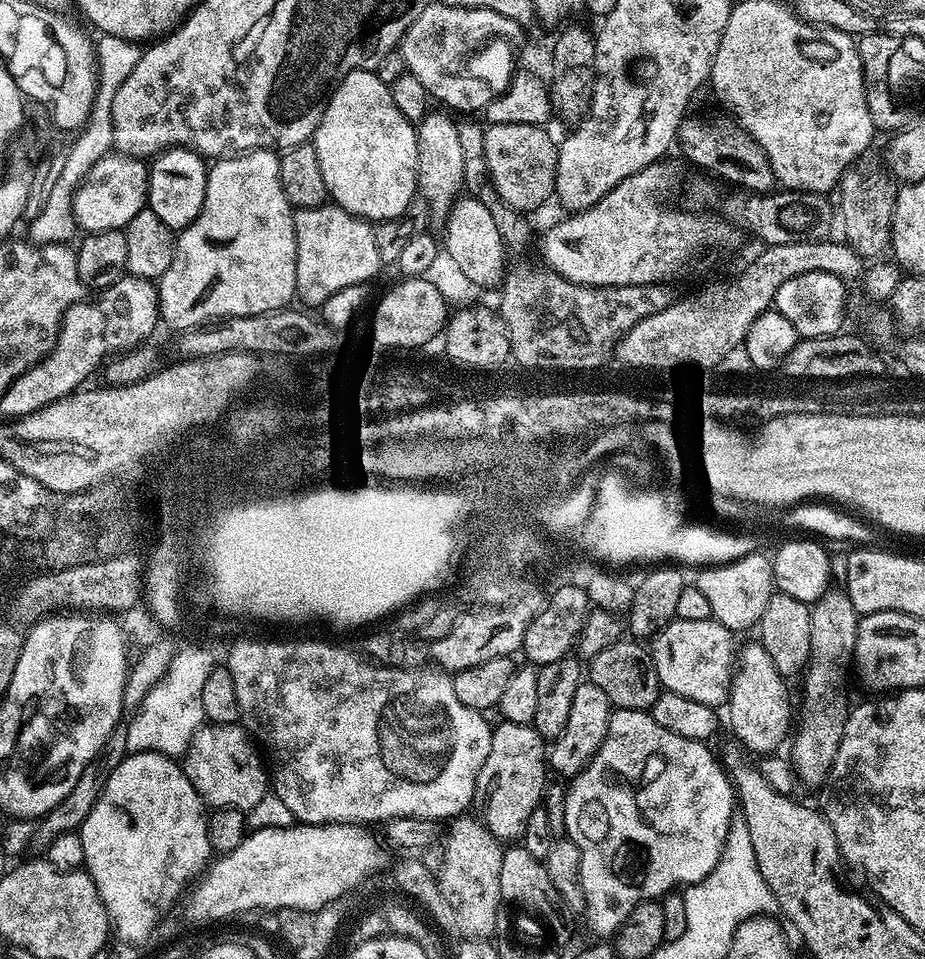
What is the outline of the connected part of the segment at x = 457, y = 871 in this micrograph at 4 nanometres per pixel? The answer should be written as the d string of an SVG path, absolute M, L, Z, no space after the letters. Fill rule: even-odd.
M461 814L447 825L449 836L443 837L442 840L445 857L442 858L442 864L435 875L444 902L449 903L453 910L452 920L460 923L461 930L465 932L463 935L468 938L492 938L496 934L498 927L496 919L500 916L500 904L502 905L498 874L502 870L502 854L505 845L490 832L483 819L473 816Z

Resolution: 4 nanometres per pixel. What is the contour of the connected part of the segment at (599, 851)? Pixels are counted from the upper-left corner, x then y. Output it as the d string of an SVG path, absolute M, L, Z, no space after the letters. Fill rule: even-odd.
M618 708L612 713L608 723L608 733L598 750L598 754L567 785L564 830L567 839L573 840L580 851L580 890L582 900L588 903L584 908L584 920L588 923L589 930L594 935L600 936L596 938L615 937L616 932L622 926L622 922L626 922L630 910L634 910L634 906L638 906L642 901L663 898L673 890L680 890L689 884L696 884L716 869L716 864L724 852L724 844L728 841L728 831L734 819L734 813L732 813L732 808L734 812L734 789L717 753L713 749L711 752L708 747L707 743L699 740L670 734L670 730L658 726L658 722L654 722L654 718L647 711L639 712L638 710Z

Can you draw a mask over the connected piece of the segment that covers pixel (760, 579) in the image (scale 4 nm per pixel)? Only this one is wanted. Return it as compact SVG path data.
M757 550L737 560L704 566L697 571L700 573L694 580L694 586L702 590L702 594L706 594L712 619L729 628L734 634L741 634L747 628L755 629L766 610L766 602L770 602L774 594L776 579L772 573L772 560L762 553L763 551Z

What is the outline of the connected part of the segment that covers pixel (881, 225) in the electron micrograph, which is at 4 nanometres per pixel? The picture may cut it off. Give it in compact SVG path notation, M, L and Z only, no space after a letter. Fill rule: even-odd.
M861 158L851 164L840 177L838 193L838 220L844 223L843 239L865 258L880 258L889 251L892 242L892 219L898 191L898 180L891 171L883 172L876 160Z

